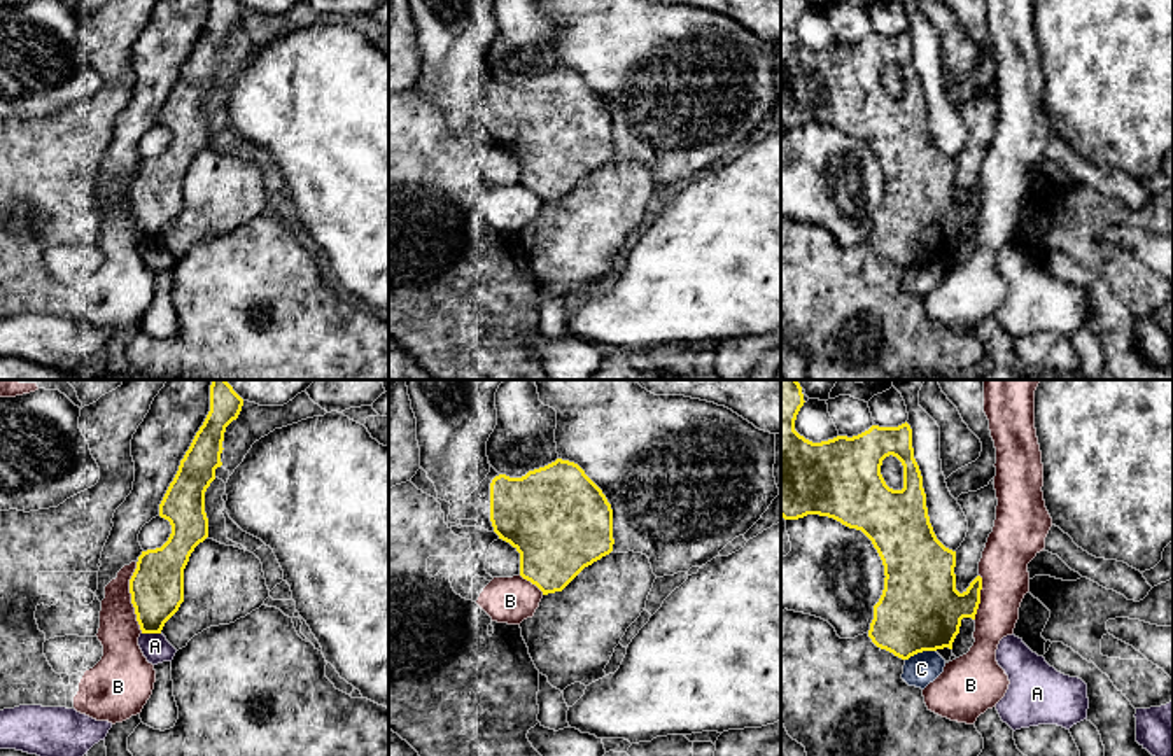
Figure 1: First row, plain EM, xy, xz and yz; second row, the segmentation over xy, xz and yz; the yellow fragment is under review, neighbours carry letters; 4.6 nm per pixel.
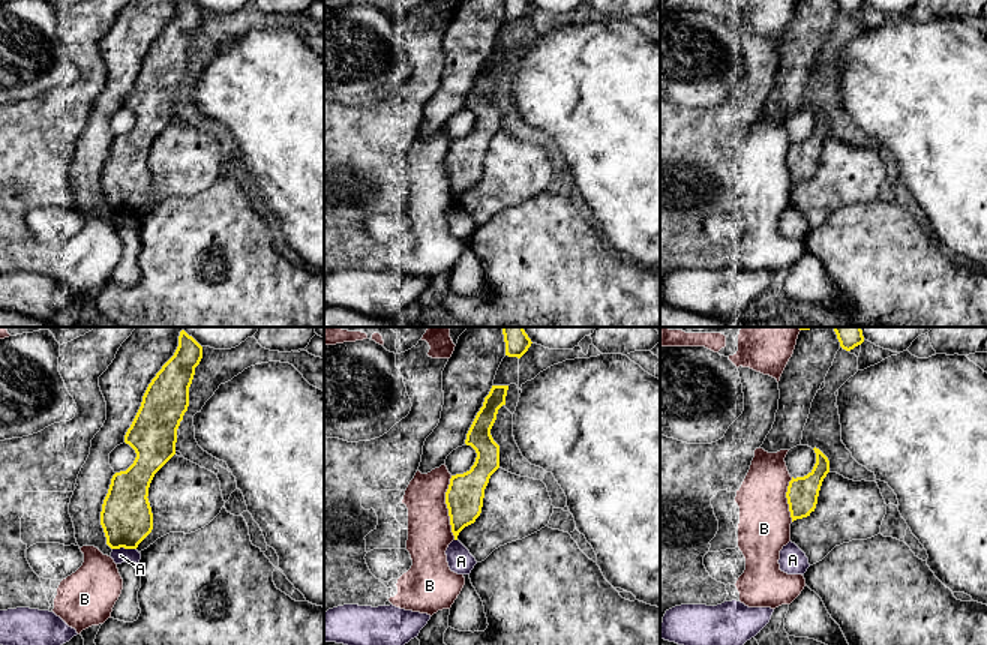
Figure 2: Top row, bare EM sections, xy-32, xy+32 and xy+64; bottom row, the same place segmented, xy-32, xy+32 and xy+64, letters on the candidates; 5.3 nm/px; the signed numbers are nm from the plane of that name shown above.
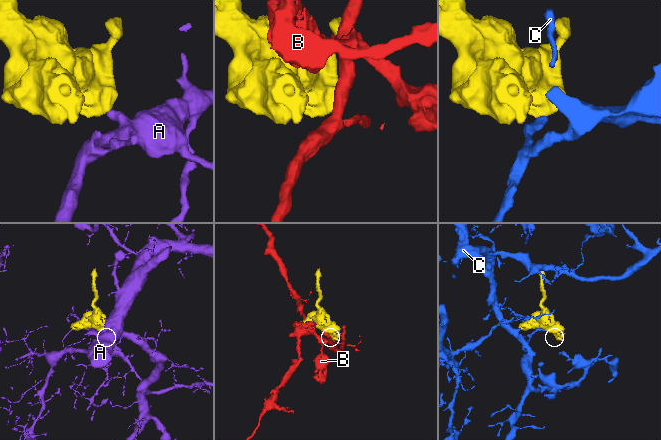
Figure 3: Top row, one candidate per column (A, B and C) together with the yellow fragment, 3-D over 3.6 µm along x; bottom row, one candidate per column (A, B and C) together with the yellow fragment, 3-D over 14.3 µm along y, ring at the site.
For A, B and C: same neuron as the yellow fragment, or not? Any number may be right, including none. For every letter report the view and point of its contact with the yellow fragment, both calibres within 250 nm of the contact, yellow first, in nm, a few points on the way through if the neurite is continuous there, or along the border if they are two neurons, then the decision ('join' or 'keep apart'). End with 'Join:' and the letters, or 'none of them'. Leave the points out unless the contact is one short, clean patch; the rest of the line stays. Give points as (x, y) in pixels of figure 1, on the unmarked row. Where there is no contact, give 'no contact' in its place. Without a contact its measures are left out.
A: xy (151, 240) | 240/130 nm | along xy (142, 240), (160, 242) | keep apart
B: xy (132, 205) | 240/190 nm | keep apart
C: yz (920, 259) | 380/150 nm | keep apart
Join: none of them

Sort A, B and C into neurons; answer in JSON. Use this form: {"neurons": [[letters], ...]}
{"neurons": [["A"], ["B"], ["C"]]}

